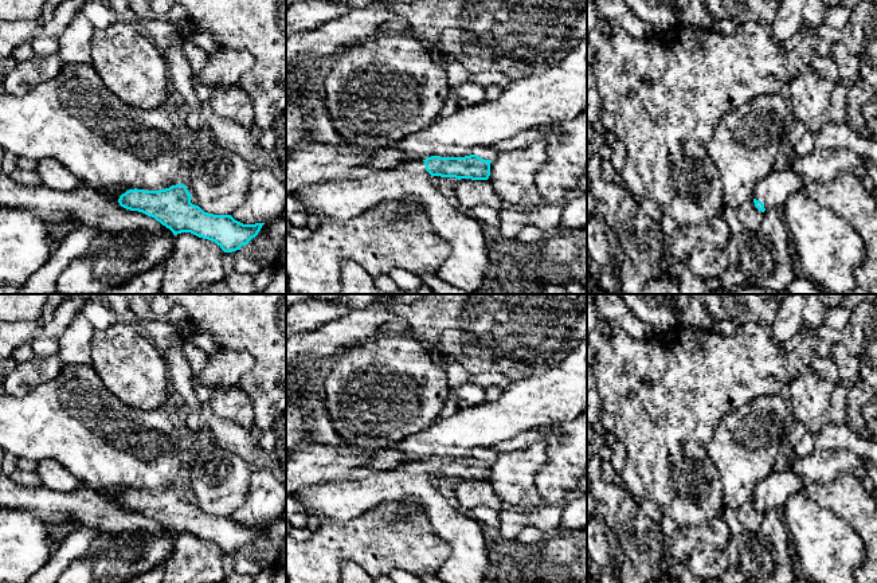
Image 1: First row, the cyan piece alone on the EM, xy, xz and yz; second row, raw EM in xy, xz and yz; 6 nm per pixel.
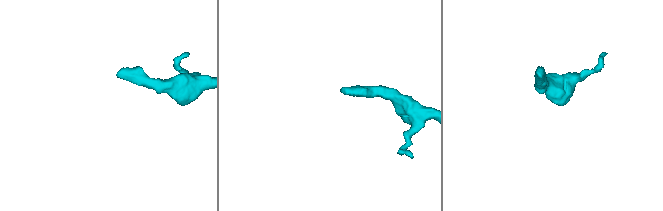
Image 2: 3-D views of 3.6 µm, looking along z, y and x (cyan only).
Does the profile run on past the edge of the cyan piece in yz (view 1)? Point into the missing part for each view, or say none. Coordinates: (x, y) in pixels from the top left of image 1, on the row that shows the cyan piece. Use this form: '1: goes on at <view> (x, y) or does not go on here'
1: goes on at yz (776, 187)

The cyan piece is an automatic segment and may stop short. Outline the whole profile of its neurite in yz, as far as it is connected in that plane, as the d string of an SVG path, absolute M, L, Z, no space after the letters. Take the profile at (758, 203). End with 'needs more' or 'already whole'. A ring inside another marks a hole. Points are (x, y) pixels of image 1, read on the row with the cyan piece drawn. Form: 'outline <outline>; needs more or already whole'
outline M790 169L772 171L755 185L753 203L755 207L764 212L766 210L782 208L787 199L799 193L810 180Z; needs more

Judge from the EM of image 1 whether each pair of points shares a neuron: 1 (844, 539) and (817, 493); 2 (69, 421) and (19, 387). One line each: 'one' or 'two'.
1: two
2: two

